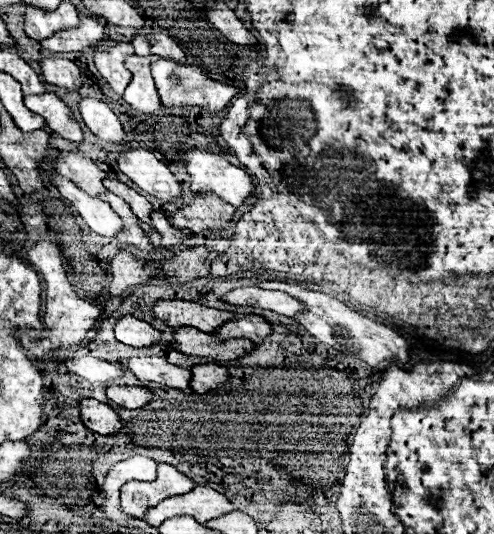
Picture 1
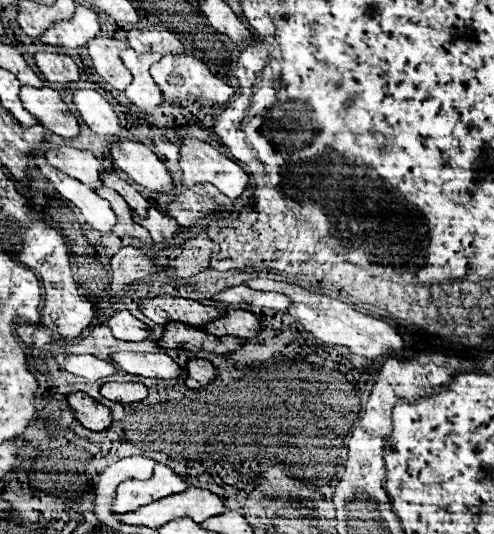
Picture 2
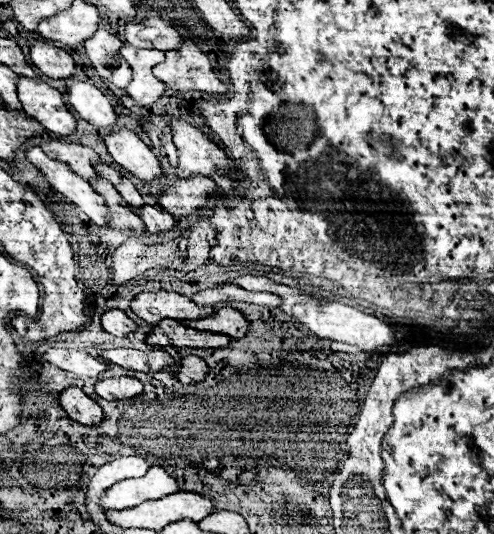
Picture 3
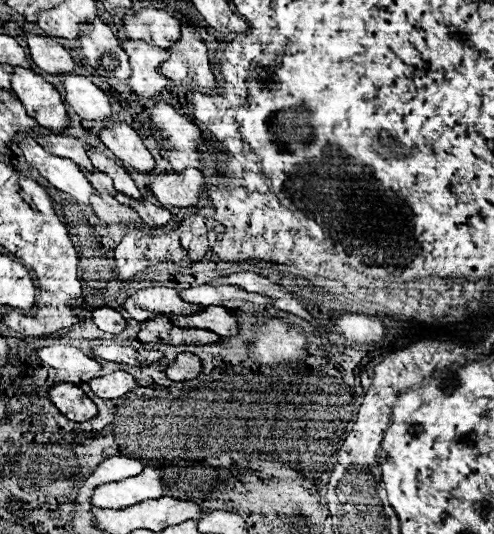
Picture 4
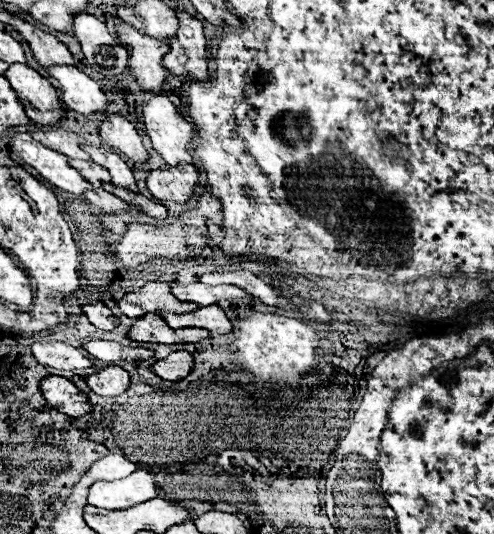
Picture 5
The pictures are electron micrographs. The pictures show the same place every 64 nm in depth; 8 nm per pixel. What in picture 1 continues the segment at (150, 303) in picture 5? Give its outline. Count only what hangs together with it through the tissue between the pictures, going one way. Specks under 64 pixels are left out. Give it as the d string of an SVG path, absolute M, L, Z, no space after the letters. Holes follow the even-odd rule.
M158 300L154 306L150 306L150 310L152 316L166 326L192 326L208 334L214 334L214 328L234 316L232 312L208 308L188 300Z

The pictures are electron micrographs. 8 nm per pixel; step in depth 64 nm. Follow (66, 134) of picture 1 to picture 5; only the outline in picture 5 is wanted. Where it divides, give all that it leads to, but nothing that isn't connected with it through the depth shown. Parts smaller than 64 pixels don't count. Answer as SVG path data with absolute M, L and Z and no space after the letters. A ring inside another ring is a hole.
M10 64L4 76L12 84L20 104L32 122L54 124L62 118L62 106L58 102L56 90L34 68L26 64Z

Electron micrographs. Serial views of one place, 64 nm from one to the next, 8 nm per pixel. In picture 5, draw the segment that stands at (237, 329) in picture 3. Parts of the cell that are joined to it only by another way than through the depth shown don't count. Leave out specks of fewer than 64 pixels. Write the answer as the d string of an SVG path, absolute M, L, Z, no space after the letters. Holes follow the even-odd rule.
M204 306L194 312L186 314L172 314L172 312L156 312L166 320L170 328L206 328L208 332L228 334L232 330L230 320L218 306Z

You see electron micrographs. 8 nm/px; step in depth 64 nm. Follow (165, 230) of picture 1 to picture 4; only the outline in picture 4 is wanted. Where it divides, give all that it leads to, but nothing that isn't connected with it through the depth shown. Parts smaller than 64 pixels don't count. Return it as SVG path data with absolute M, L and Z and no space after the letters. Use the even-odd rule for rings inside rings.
M140 200L142 206L146 206L146 224L148 226L166 226L172 218L172 214L166 210L166 208L160 208L160 206L154 206L152 202L148 200Z

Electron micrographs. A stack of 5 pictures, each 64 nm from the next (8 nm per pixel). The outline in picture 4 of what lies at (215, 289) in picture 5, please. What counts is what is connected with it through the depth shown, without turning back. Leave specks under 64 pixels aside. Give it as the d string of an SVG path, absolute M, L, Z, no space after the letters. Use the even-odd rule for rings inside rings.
M202 284L202 286L192 286L192 288L182 288L182 290L178 290L178 294L182 300L200 304L200 306L218 306L222 300L244 300L244 302L254 302L254 304L262 304L262 306L270 304L270 298L260 296L260 294L248 294L246 290L242 290L238 286Z

